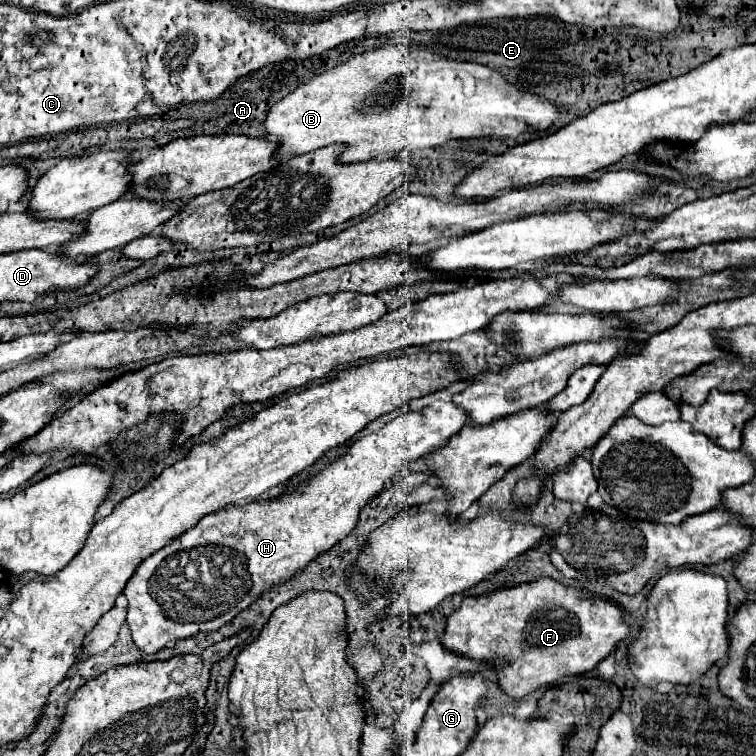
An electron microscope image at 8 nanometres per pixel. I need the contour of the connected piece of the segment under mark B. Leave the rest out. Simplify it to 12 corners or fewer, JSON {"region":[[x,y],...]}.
{"region":[[385,45],[265,119],[343,163],[555,127],[497,72]]}

